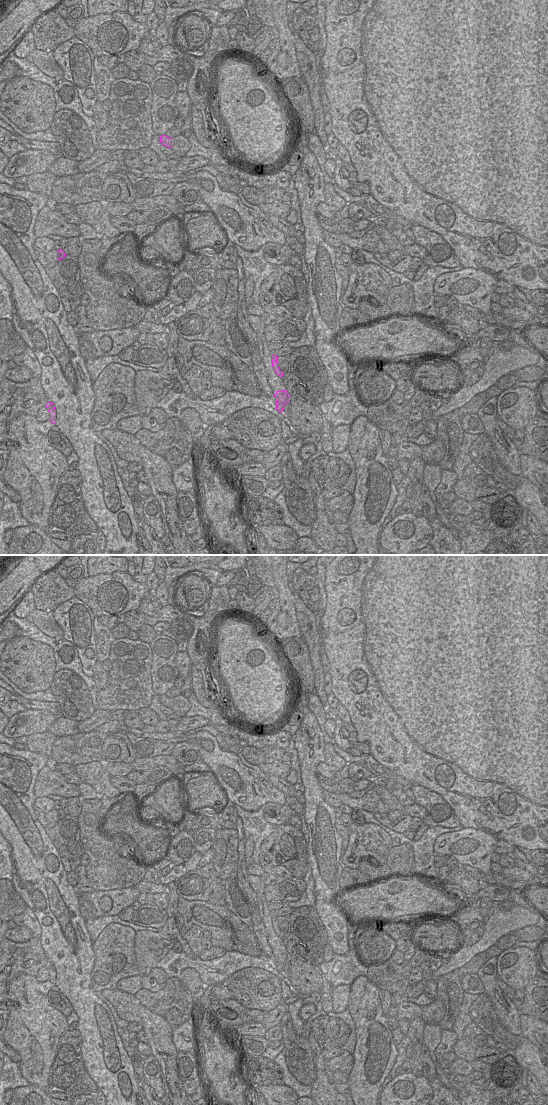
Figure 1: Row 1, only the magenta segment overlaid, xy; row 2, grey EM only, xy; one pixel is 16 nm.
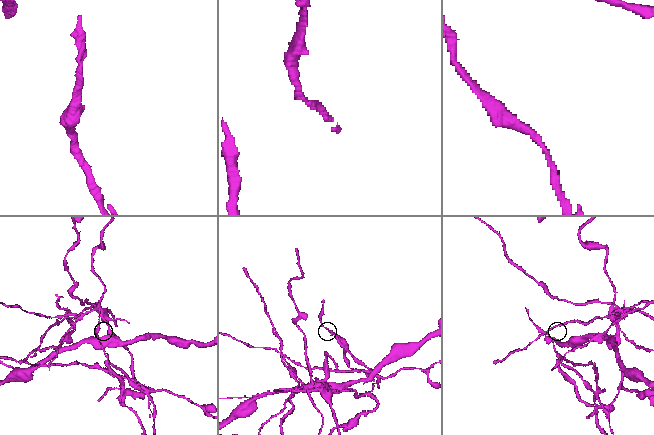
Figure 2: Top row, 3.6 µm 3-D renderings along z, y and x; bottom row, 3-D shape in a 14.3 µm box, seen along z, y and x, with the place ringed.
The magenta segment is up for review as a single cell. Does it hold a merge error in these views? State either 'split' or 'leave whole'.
split

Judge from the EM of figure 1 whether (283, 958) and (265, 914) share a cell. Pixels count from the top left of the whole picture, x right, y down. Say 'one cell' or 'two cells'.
one cell

